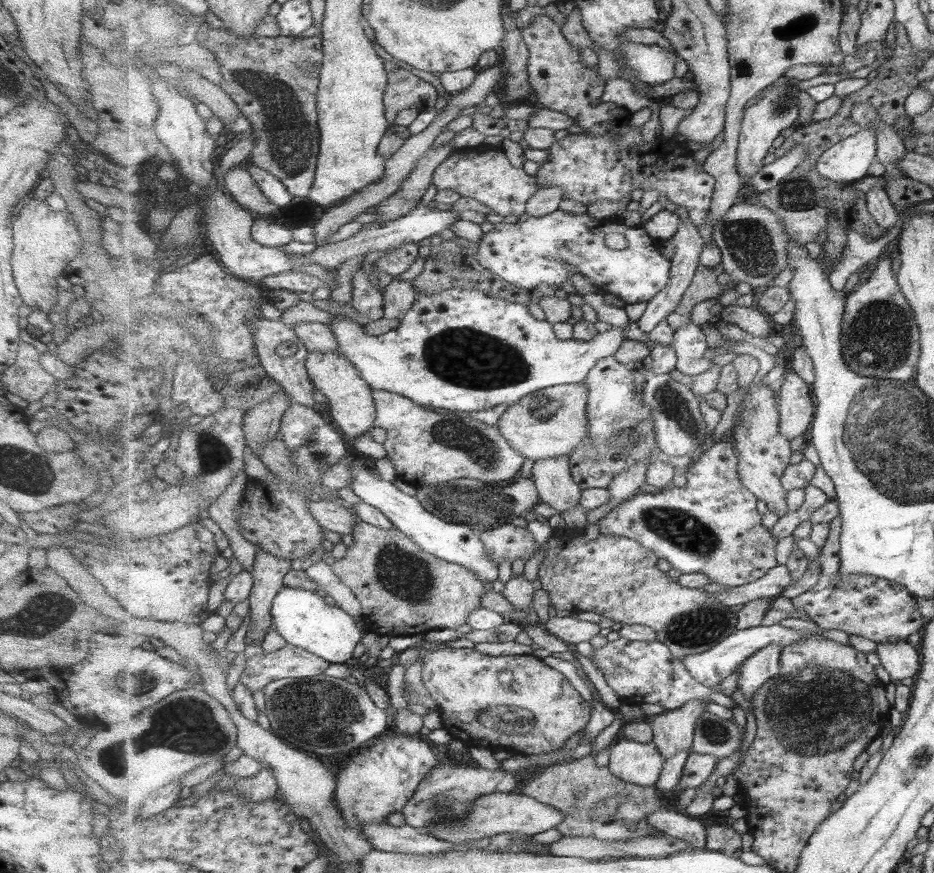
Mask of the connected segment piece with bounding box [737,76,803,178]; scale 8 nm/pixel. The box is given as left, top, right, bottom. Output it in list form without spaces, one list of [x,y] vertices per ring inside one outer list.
[[[783,76],[773,84],[773,87],[768,87],[759,94],[762,98],[755,98],[746,108],[737,157],[737,170],[745,178],[756,175],[764,167],[763,156],[767,156],[775,148],[774,142],[780,138],[780,134],[785,128],[796,128],[800,125],[800,105],[797,98],[803,90],[799,90],[793,85],[787,86],[787,82],[791,80],[799,81]]]

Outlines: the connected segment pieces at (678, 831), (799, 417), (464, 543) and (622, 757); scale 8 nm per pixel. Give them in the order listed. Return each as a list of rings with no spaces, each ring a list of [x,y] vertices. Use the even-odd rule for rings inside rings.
[[[665,808],[648,816],[648,821],[665,834],[686,840],[693,849],[707,849],[707,828],[703,822],[679,810]]]
[[[795,371],[786,374],[778,393],[780,432],[795,440],[811,428],[815,418],[816,401],[813,385]]]
[[[350,462],[350,464],[354,464],[352,474],[355,475],[355,478],[351,481],[353,493],[366,504],[381,510],[397,529],[409,536],[426,552],[442,560],[470,568],[484,583],[490,584],[493,580],[499,578],[497,565],[489,559],[487,547],[485,547],[485,542],[481,541],[479,532],[465,524],[445,521],[443,517],[436,516],[435,513],[425,509],[425,506],[415,496],[409,496],[409,494],[401,492],[393,484],[393,481],[388,482],[377,478],[374,471],[357,464],[357,462]]]
[[[627,737],[610,747],[608,768],[624,781],[656,786],[666,759],[651,743],[637,742]]]

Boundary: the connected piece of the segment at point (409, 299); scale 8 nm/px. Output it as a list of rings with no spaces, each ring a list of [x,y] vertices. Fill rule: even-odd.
[[[395,278],[384,288],[385,317],[390,319],[400,318],[401,315],[413,308],[418,295],[419,292],[416,291],[413,281],[403,281]]]

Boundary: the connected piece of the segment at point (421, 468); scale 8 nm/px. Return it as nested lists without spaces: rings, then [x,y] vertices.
[[[373,389],[376,401],[376,422],[374,426],[386,430],[387,439],[383,442],[388,458],[398,472],[398,478],[408,482],[415,488],[421,486],[445,486],[455,479],[468,478],[479,480],[486,485],[510,484],[520,476],[521,466],[525,462],[523,456],[504,437],[497,424],[487,425],[471,418],[463,411],[447,411],[429,408],[414,400],[386,390]]]

